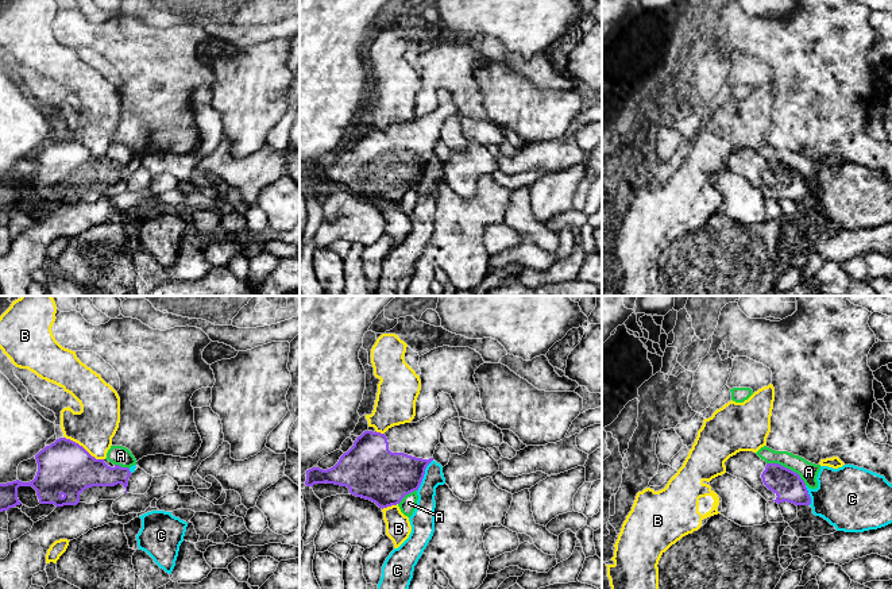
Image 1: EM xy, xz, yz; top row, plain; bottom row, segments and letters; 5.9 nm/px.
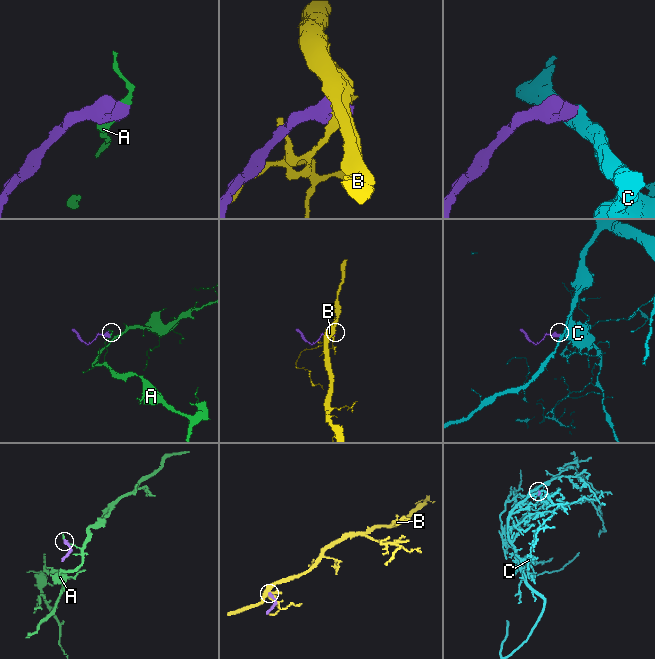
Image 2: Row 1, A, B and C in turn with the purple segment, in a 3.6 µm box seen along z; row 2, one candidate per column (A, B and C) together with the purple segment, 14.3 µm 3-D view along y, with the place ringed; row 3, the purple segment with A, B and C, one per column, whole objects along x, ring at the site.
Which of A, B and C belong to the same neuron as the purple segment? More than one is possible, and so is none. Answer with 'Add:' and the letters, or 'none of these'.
Add: none of these

